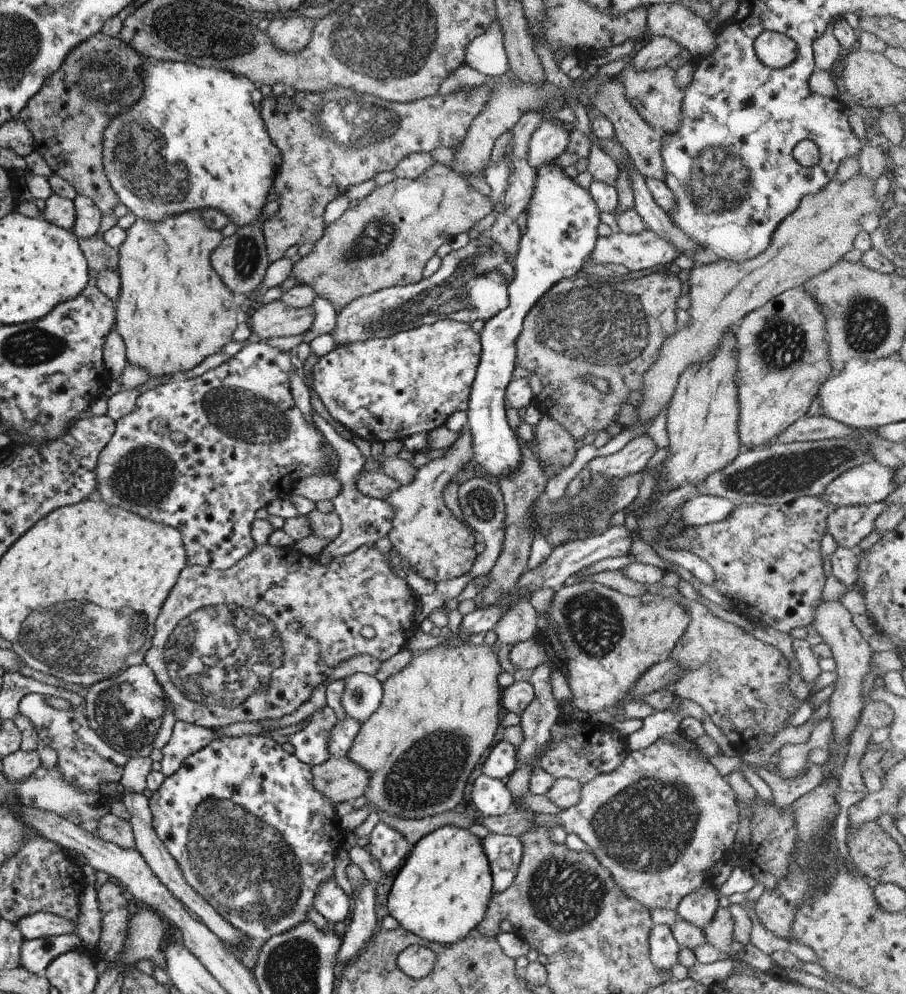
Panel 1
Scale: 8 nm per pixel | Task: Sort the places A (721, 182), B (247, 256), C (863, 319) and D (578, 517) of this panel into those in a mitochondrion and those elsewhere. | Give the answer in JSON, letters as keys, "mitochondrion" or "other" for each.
{"A":"mitochondrion","B":"mitochondrion","C":"mitochondrion","D":"mitochondrion"}

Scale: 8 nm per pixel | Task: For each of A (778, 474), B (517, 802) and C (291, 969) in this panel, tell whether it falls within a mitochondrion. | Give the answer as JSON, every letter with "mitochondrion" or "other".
{"A":"mitochondrion","B":"other","C":"mitochondrion"}

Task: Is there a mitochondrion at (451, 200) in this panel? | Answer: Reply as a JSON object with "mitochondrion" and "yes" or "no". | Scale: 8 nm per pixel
{"mitochondrion":"no"}

